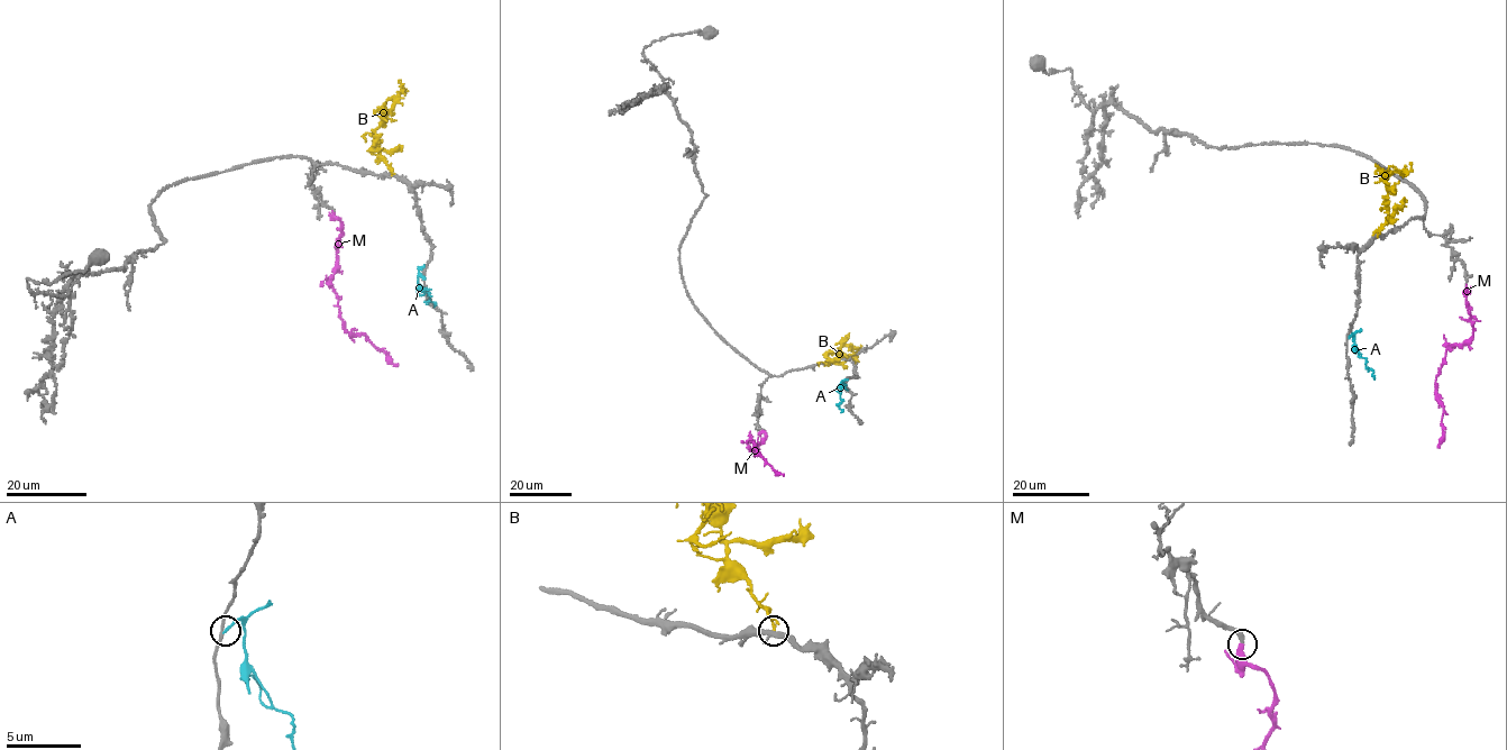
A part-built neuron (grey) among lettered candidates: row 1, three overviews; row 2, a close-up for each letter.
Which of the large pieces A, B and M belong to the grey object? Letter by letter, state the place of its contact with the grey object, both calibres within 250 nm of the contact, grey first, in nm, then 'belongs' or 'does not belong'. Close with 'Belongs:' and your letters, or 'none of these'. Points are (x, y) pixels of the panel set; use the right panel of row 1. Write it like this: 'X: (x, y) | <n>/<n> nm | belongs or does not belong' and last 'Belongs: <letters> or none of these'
A: (1349, 337) | 180/180 nm | does not belong
B: (1377, 236) | 320/140 nm | does not belong
M: (1467, 286) | 240/320 nm | belongs
Belongs: M

